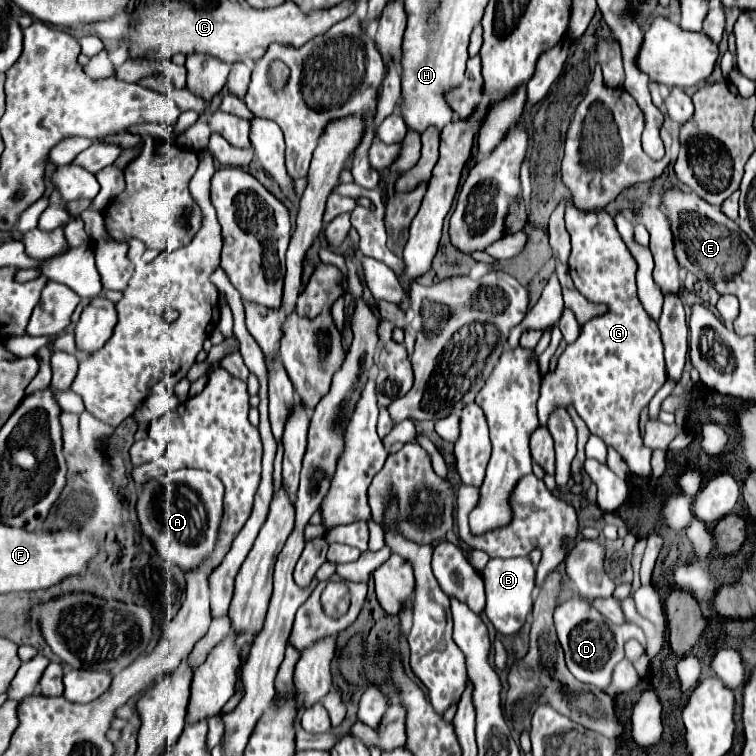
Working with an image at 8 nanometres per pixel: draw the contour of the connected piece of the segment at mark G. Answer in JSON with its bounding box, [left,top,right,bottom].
[538,205,666,477]

